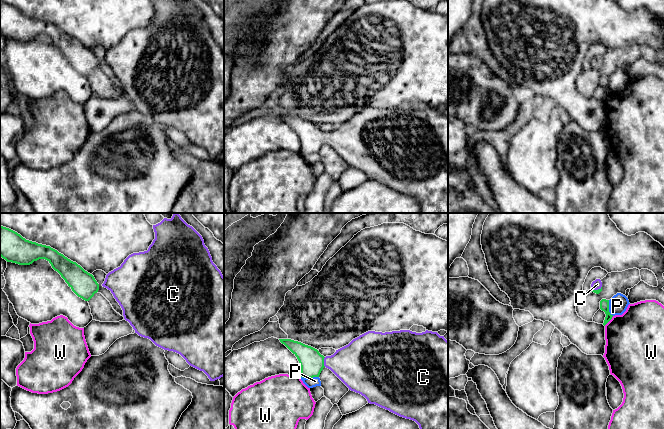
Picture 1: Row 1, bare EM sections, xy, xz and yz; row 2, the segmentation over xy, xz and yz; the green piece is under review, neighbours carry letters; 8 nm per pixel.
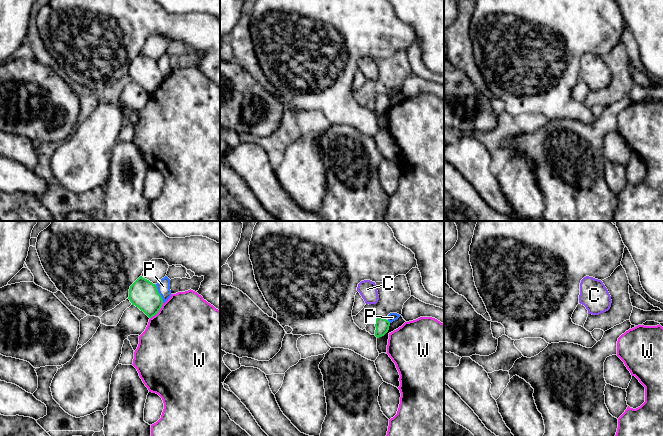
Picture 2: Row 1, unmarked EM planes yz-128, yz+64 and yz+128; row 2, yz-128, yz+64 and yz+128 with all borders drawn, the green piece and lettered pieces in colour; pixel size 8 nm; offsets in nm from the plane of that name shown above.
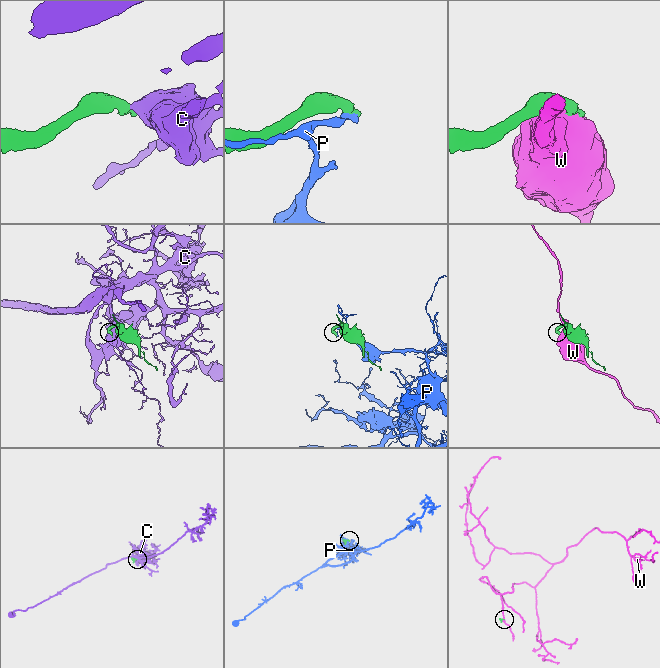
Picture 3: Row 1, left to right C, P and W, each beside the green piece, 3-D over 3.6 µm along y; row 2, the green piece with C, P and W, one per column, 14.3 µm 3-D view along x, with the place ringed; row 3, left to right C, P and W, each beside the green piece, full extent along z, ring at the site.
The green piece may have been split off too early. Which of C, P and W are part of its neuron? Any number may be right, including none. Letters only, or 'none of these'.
C

